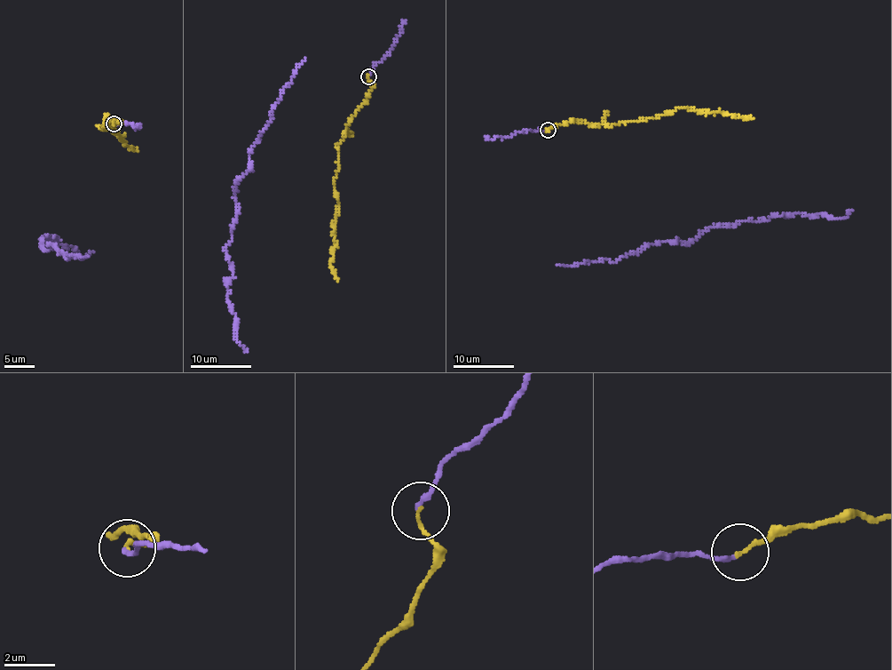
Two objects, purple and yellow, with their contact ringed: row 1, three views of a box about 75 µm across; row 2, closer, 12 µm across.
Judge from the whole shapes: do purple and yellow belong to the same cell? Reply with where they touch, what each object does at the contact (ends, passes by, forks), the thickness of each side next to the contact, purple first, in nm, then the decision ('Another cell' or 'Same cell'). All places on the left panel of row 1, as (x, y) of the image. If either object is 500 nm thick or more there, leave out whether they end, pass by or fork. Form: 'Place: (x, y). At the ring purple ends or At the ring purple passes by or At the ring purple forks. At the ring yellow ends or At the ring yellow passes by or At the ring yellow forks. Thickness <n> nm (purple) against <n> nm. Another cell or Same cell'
Place: (114, 123). At the ring purple ends. At the ring yellow ends. Thickness 180 nm (purple) against 150 nm. Same cell

